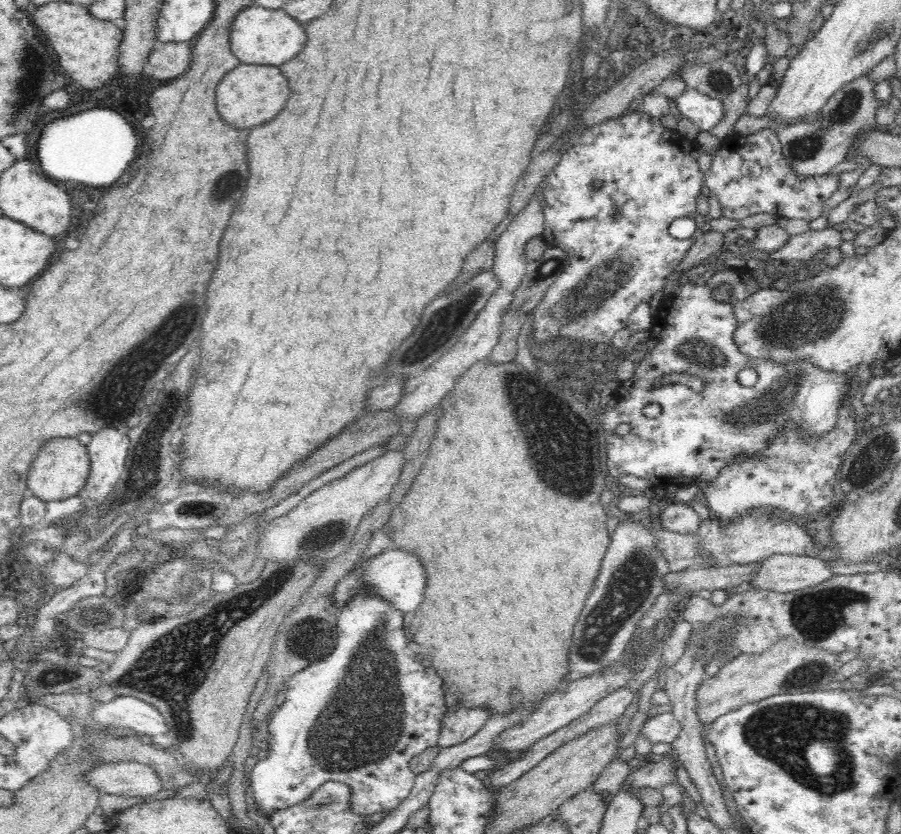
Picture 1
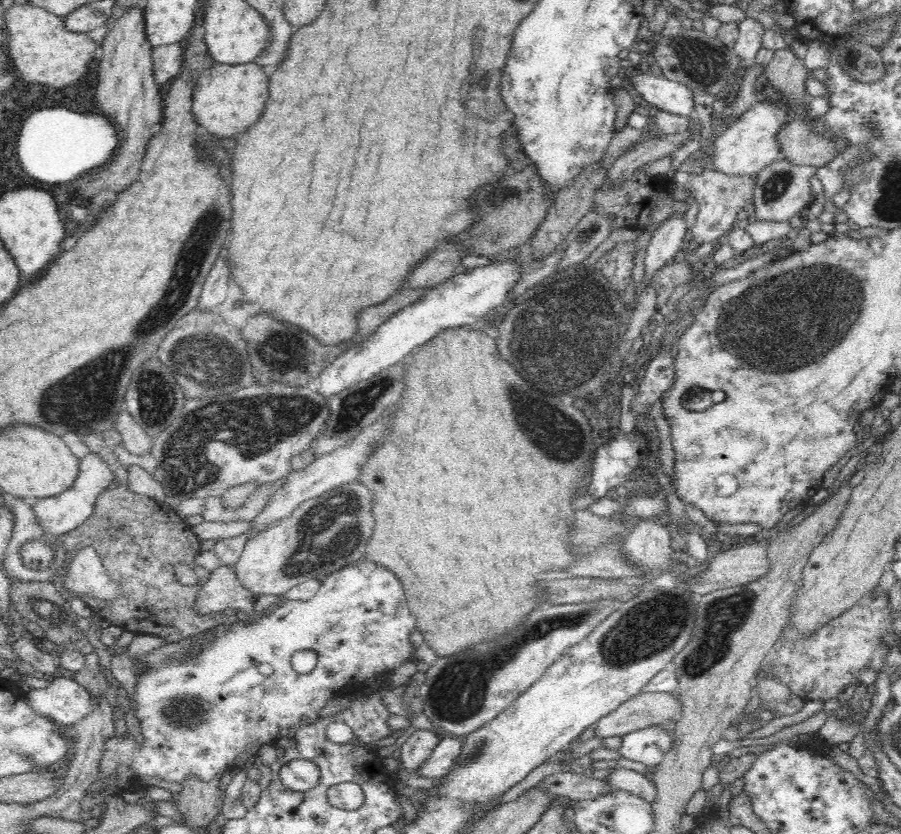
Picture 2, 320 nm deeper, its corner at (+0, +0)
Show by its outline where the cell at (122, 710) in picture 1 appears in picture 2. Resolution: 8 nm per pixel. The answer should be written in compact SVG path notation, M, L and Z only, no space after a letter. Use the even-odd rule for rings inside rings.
M65 677L50 678L50 684L44 688L32 689L23 694L27 699L27 703L42 716L47 716L49 719L53 718L59 725L74 725L84 715L92 712L94 705L91 701L91 694L83 687L80 686L74 679Z

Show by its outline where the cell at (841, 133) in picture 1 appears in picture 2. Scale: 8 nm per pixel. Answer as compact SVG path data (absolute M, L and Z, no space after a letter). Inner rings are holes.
M785 158L765 166L758 174L753 194L756 220L786 222L794 215L804 214L814 197L810 190L810 178L816 175L817 170L817 167L800 166Z

